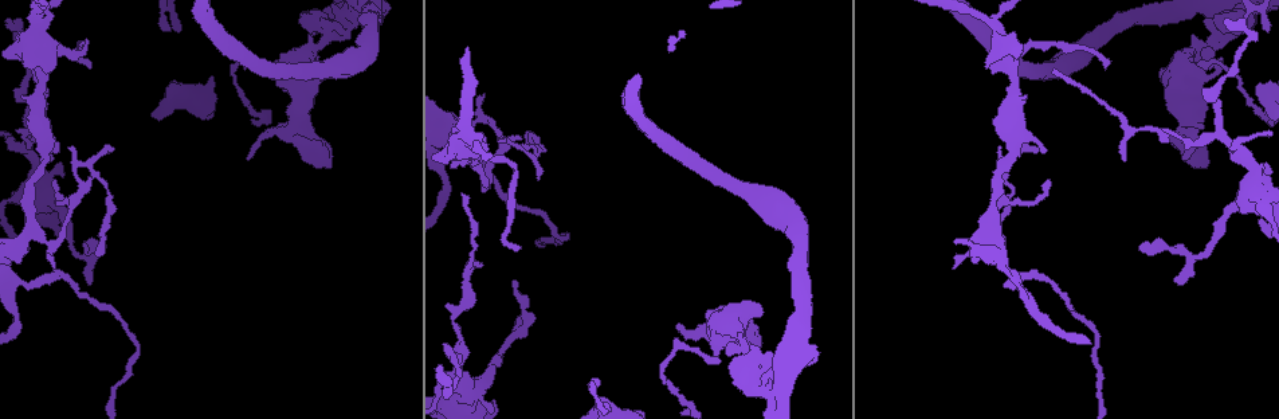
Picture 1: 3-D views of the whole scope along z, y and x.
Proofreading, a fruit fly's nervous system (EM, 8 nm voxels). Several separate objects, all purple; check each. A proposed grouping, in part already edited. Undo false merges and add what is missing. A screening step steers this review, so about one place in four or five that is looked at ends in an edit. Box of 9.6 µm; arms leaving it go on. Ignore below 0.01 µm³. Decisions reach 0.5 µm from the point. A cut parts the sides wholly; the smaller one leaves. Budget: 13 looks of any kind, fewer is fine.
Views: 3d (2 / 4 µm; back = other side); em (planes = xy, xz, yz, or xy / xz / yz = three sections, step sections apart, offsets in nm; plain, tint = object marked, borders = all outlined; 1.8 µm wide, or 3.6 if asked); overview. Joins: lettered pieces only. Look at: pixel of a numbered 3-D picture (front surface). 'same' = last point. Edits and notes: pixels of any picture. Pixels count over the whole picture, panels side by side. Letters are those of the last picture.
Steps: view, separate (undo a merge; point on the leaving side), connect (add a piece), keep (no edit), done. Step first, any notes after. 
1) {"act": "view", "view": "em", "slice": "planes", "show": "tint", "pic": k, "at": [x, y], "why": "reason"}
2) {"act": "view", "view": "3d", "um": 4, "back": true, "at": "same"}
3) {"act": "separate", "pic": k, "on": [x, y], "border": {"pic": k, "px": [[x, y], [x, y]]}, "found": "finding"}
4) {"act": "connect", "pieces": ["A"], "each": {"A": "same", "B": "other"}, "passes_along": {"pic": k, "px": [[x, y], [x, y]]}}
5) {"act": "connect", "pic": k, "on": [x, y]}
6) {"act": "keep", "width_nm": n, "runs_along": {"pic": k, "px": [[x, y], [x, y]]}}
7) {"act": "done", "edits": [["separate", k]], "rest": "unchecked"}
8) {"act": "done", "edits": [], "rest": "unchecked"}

{"act": "view", "view": "em", "slice": "planes", "show": "plain", "pic": 1, "at": [86, 166], "why": "arms part here"}

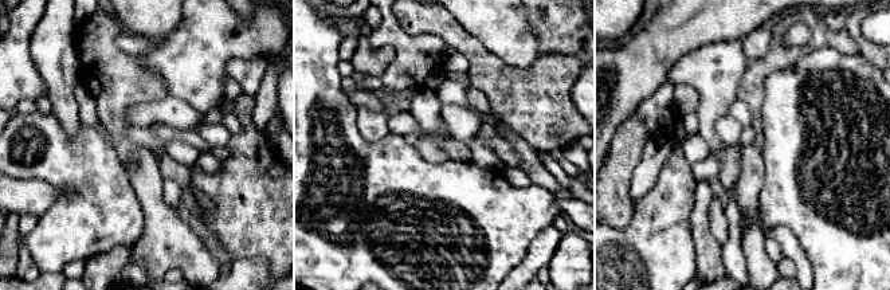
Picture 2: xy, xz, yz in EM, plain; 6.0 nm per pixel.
{"act": "view", "view": "em", "slice": "planes", "show": "tint", "at": "same"}

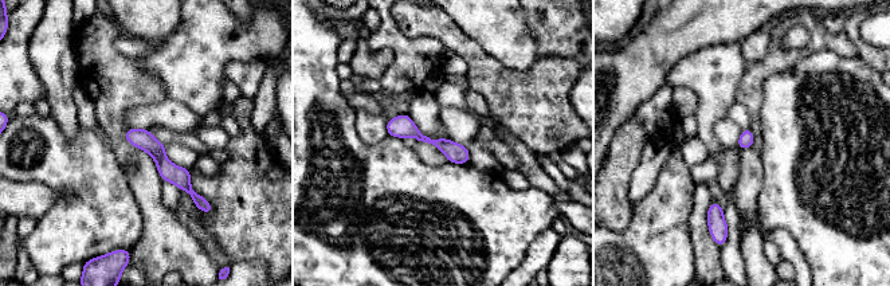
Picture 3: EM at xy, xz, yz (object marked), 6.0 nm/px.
{"act": "view", "view": "em", "slice": "planes", "show": "borders", "at": "same"}

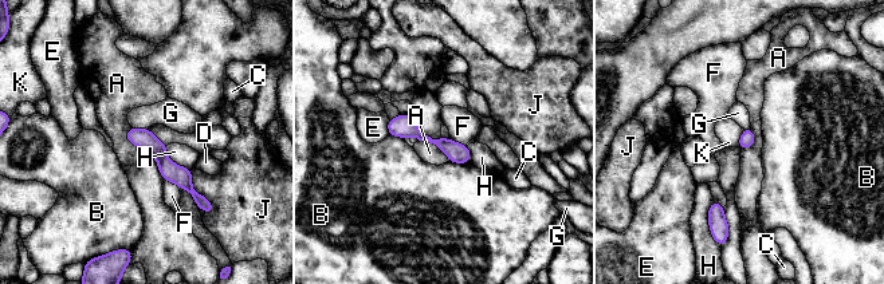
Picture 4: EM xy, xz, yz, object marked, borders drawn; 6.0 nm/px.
{"act": "keep", "width_nm": 90, "each": {"A": "other", "B": "other", "C": "other", "D": "other", "E": "other", "F": "other", "G": "other", "H": "other", "J": "other", "K": "other"}, "border": {"pic": 4, "px": [[129, 127], [125, 137], [150, 153]]}, "found": "all the same neuron"}

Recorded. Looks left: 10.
{"act": "view", "view": "em", "um": 3.6, "slice": "planes", "show": "borders", "pic": 1, "at": [1025, 97], "why": "free end"}

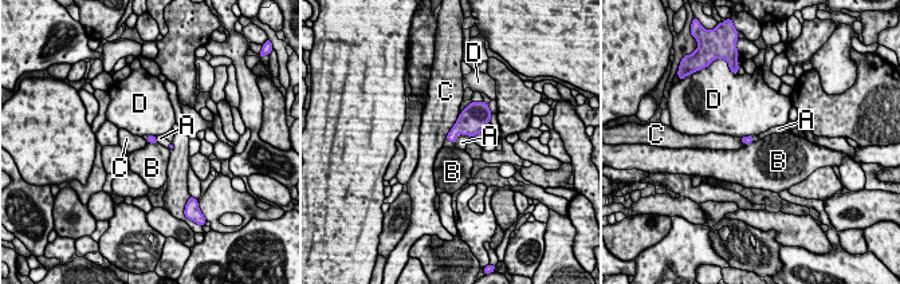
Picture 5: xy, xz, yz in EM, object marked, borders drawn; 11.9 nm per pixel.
{"act": "connect", "pieces": ["A"], "each": {"A": "same", "B": "other", "C": "other", "D": "other"}, "passes_along": {"pic": 5, "px": [[474, 118], [466, 134], [462, 142]]}, "found": "it goes on there"}

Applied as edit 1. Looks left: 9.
{"act": "view", "view": "overview"}

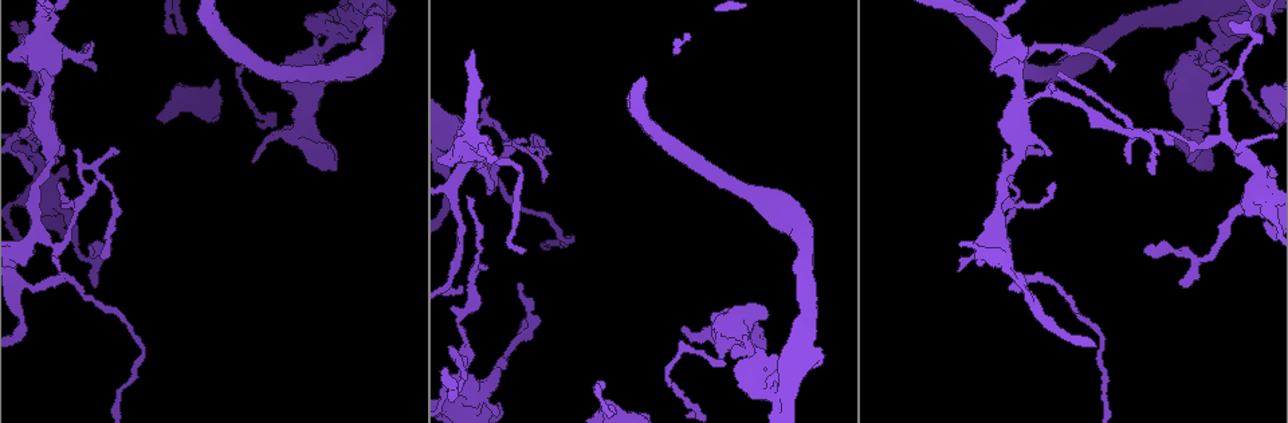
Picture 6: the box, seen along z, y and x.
{"act": "view", "view": "3d", "um": 4, "pic": 6, "at": [103, 257], "why": "an open end"}

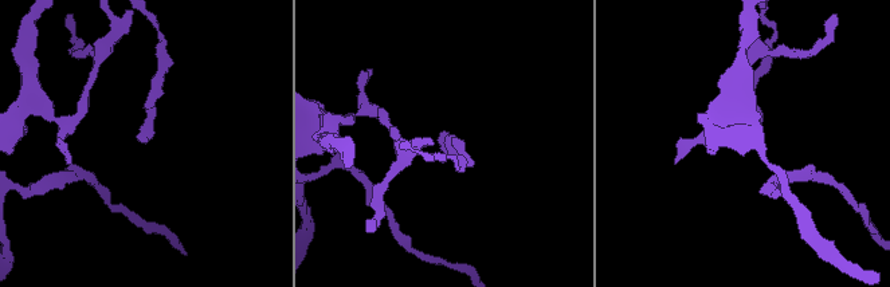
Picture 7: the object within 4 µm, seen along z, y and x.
{"act": "view", "view": "em", "slice": "yz", "step": 8, "show": "borders", "pic": 7, "at": [447, 132]}

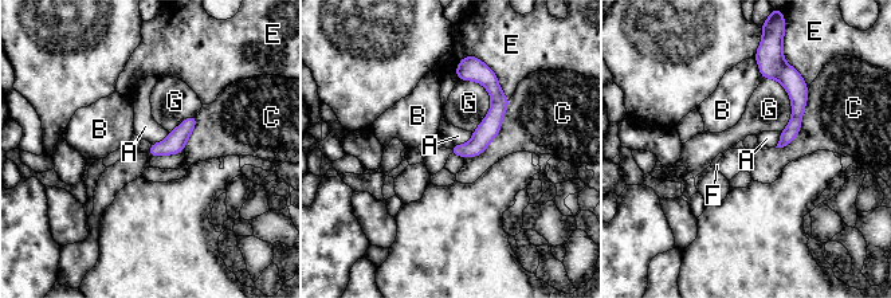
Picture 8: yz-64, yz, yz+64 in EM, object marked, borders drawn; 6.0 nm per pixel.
{"act": "view", "view": "em", "slice": "planes", "show": "borders", "at": "same"}

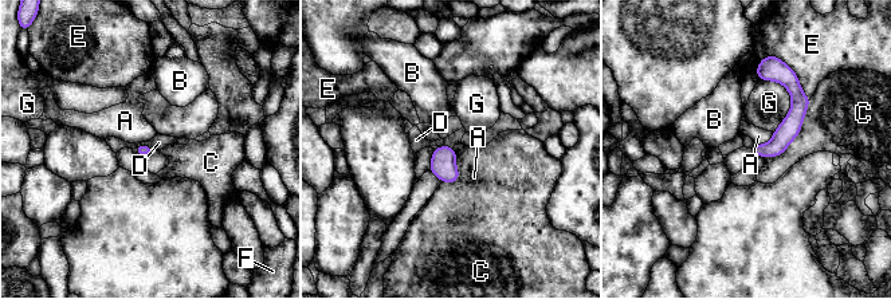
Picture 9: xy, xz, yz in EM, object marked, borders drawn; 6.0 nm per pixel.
{"act": "connect", "pieces": ["F"], "each": {"A": "other", "B": "other", "C": "other", "D": "other", "E": "other", "F": "same", "G": "other"}, "passes_along": {"pic": 9, "px": [[442, 165], [448, 146], [455, 138]]}, "found": "the neuron continues"}

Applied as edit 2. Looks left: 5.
{"act": "view", "view": "em", "slice": "planes", "show": "plain", "pic": 6, "at": [90, 248], "why": "an open end"}

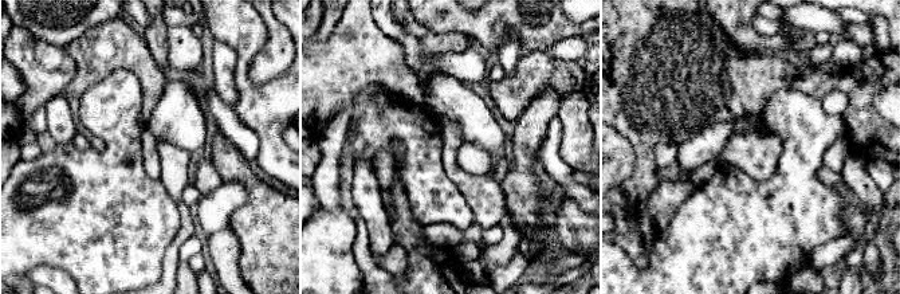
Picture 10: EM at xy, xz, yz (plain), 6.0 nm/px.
{"act": "view", "view": "em", "slice": "planes", "show": "borders", "at": "same", "why": "what lies round it"}

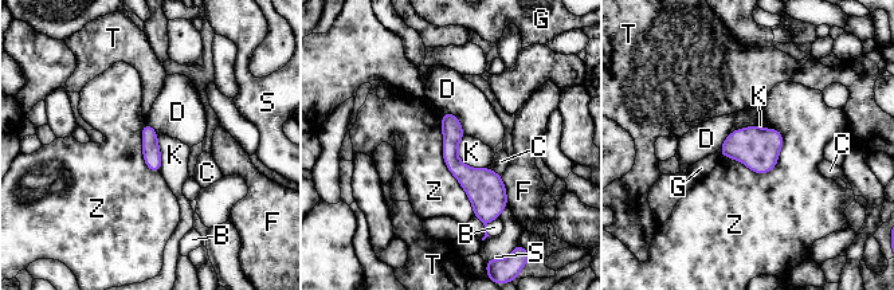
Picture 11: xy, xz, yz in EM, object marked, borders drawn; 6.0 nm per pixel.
{"act": "keep", "each": {"B": "other", "C": "other", "D": "other", "F": "other", "G": "other", "K": "other", "S": "other", "T": "other", "Z": "other"}, "runs_along": {"pic": 11, "px": [[446, 116], [450, 157], [493, 211]]}, "found": "none of them fits"}

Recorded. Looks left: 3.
{"act": "view", "view": "em", "slice": "planes", "show": "borders", "pic": 6, "at": [62, 213], "why": "calibre changes"}

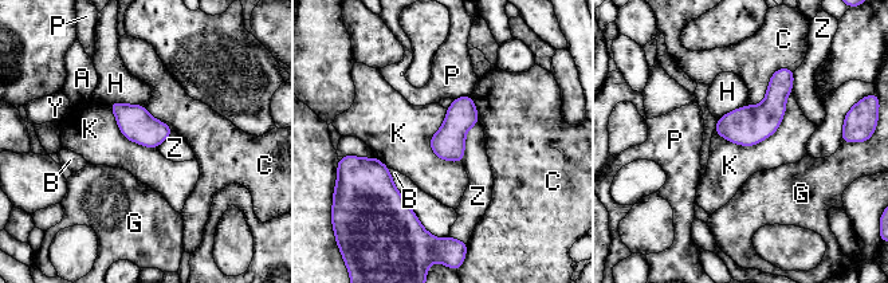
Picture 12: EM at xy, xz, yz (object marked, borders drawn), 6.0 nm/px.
{"act": "keep", "width_nm": 200, "longest_contact_nm": ["K", 500], "each": {"A": "other", "B": "other", "C": "other", "G": "other", "H": "other", "K": "other", "P": "other", "Y": "other", "Z": "other"}, "found": "one neuron here"}

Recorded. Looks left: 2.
{"act": "done", "edits": [["connect", 5], ["connect", 9]], "rest": "unchecked"}

